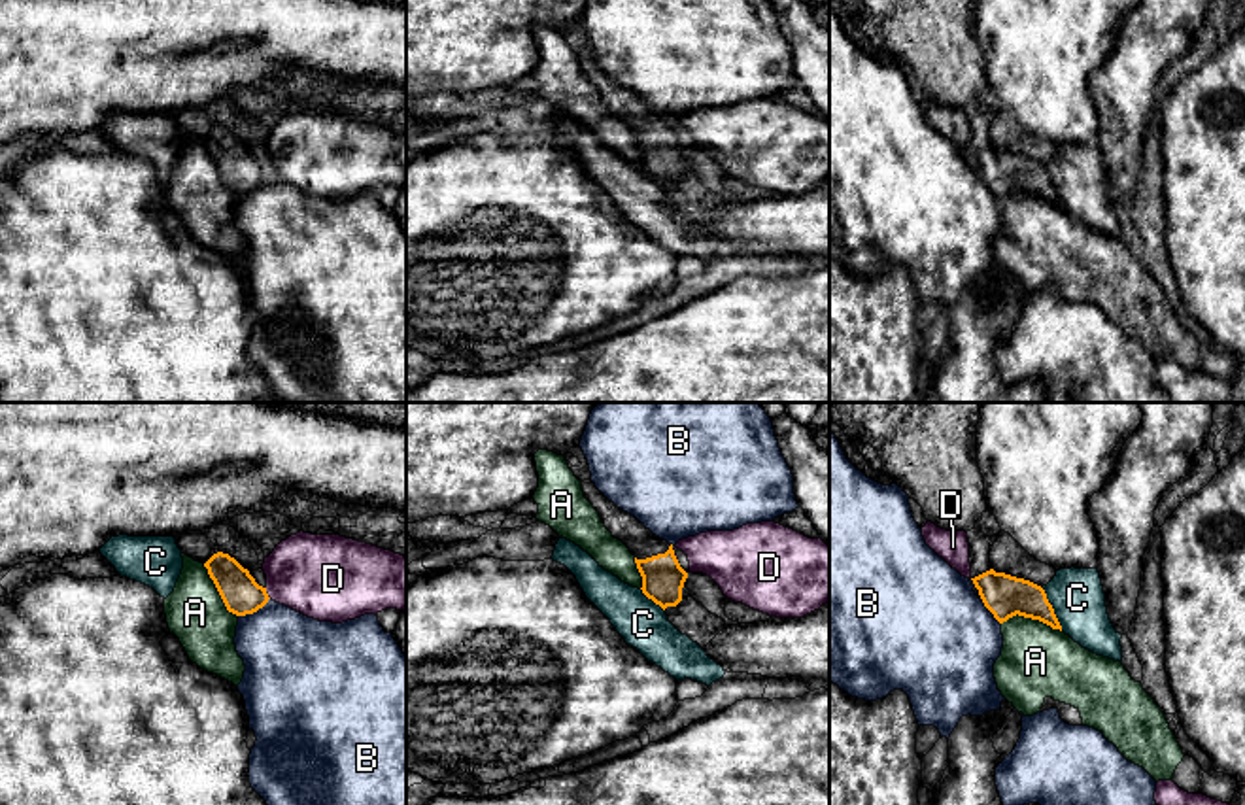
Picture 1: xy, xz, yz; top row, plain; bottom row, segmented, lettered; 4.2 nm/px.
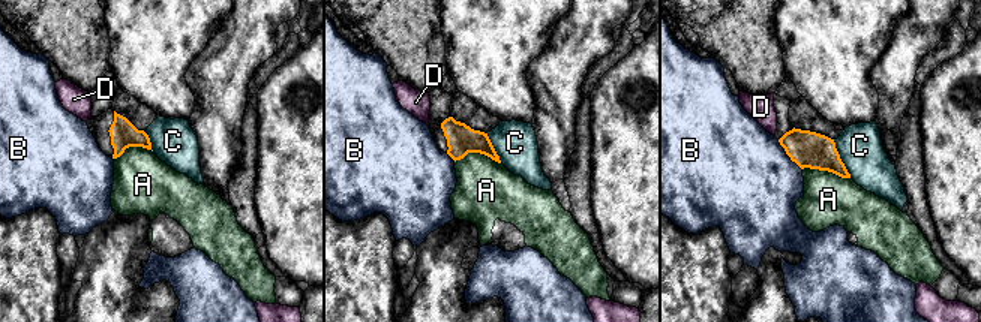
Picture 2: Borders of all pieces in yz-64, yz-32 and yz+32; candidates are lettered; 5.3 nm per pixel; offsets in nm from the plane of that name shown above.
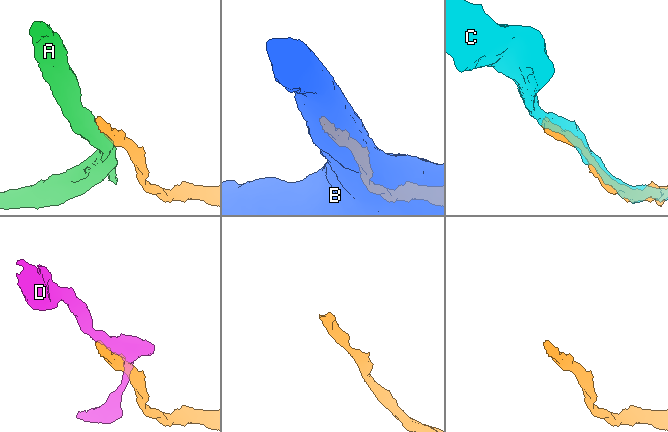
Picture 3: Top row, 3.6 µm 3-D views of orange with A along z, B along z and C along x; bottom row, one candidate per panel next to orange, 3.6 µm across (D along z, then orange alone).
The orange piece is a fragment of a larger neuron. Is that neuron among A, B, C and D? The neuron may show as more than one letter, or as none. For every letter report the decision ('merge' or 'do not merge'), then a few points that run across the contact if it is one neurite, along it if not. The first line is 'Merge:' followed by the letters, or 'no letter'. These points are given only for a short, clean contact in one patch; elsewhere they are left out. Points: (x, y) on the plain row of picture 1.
Merge: no letter
A: do not merge
B: do not merge | xy (269, 174), (255, 188), (238, 193)
C: do not merge
D: do not merge

